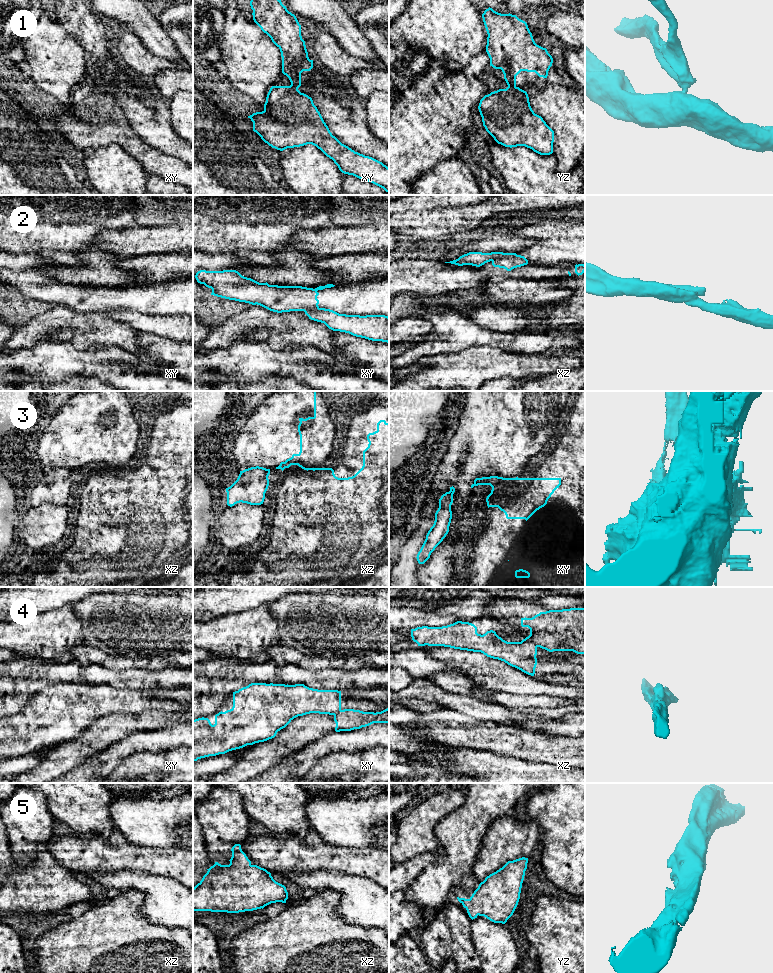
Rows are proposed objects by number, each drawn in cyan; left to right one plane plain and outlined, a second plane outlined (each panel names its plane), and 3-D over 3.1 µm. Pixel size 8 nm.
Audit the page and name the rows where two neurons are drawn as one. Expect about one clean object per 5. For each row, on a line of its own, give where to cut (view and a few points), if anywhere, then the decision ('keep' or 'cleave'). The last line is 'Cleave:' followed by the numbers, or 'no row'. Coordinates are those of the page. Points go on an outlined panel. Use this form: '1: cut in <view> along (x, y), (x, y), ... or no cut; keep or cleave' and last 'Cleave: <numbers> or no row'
1: cut in yz along (508, 85), (515, 86); cleave
2: cut in xz along (514, 253), (508, 253), (492, 261); cleave
3: cut in xy along (497, 476), (486, 477); cleave
4: cut in xz along (529, 635), (537, 646); cleave
5: no cut; keep
Cleave: 1, 2, 3, 4

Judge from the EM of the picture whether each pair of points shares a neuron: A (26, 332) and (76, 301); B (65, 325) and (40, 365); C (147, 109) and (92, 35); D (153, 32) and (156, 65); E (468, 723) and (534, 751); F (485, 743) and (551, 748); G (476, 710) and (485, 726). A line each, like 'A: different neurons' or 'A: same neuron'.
A: different neurons
B: different neurons
C: same neuron
D: different neurons
E: same neuron
F: same neuron
G: different neurons

